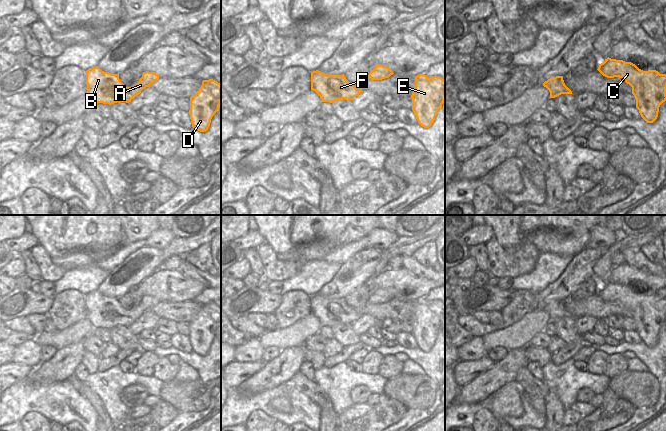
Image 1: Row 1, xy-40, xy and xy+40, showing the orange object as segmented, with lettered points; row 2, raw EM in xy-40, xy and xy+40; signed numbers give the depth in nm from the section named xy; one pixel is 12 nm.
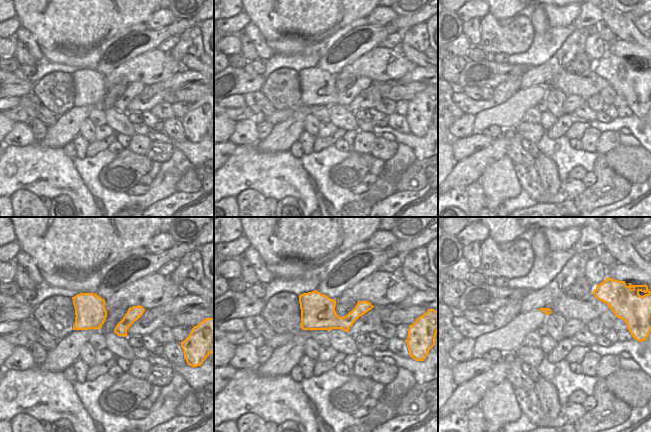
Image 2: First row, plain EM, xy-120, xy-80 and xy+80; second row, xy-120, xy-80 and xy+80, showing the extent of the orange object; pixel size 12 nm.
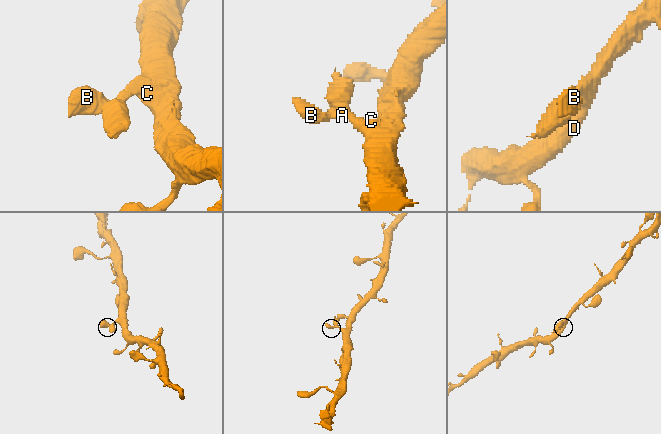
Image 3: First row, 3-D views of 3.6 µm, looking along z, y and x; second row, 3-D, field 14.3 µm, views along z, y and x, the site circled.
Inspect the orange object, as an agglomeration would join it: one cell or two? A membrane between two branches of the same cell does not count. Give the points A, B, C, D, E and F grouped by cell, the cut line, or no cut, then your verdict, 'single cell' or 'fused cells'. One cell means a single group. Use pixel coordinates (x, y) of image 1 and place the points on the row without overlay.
groups A B C D E F; cut none; single cell

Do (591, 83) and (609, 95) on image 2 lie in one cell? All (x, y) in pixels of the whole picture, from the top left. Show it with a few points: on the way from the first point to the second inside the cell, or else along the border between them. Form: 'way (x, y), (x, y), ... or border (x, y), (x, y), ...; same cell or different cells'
border (610, 85), (598, 93); different cells

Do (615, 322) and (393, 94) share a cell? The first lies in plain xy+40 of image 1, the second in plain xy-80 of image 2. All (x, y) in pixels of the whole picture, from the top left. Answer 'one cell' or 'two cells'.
two cells

